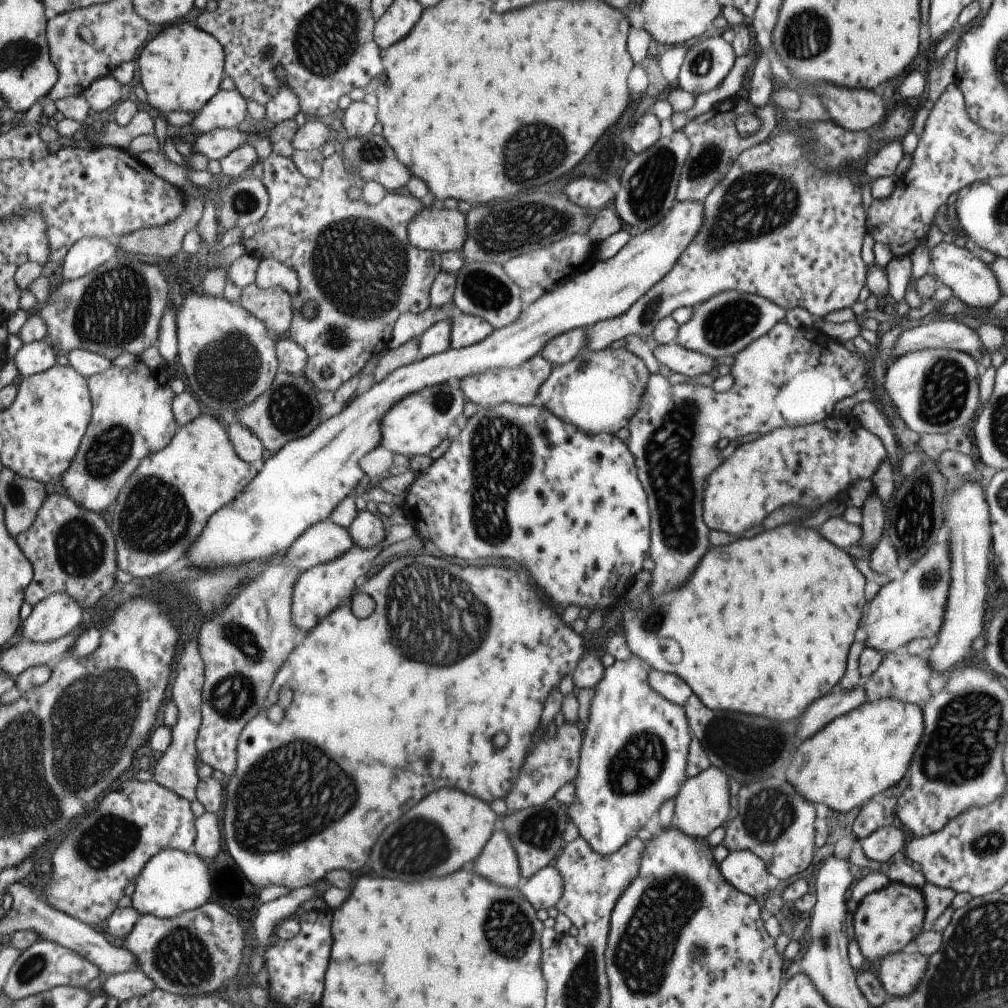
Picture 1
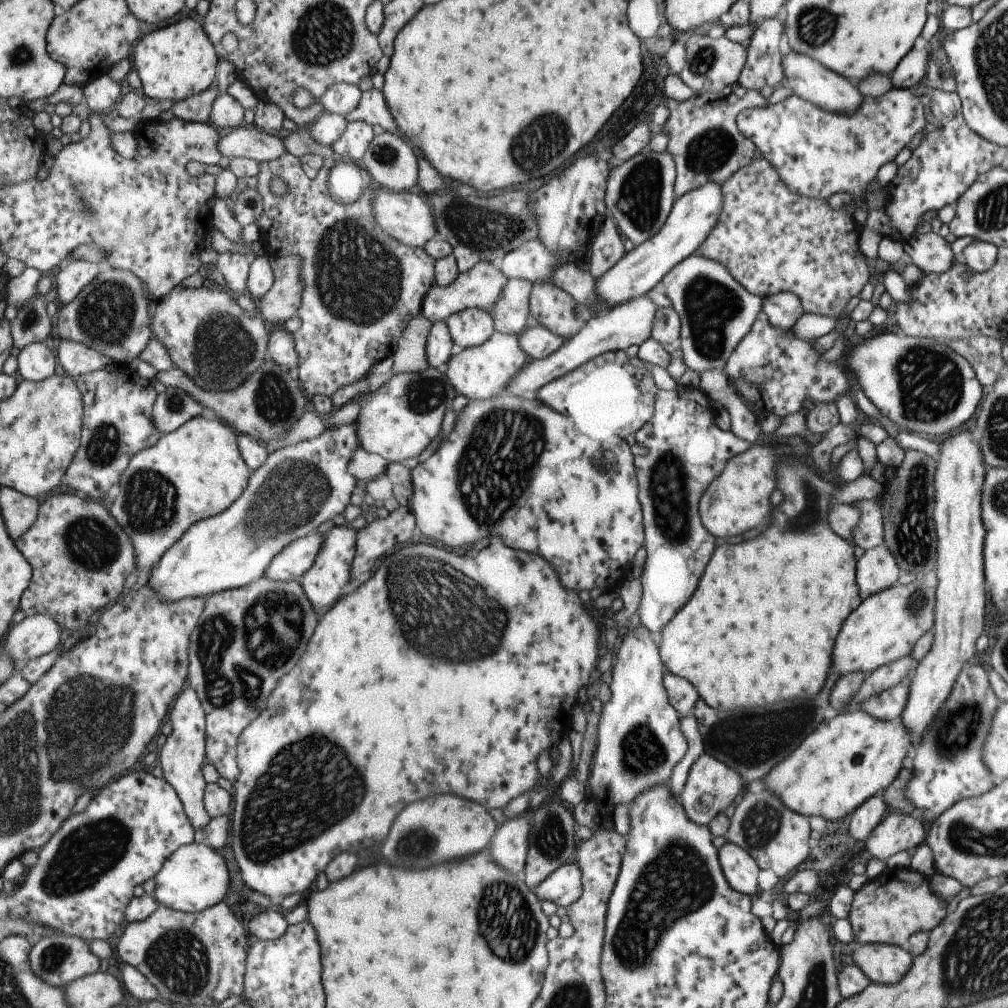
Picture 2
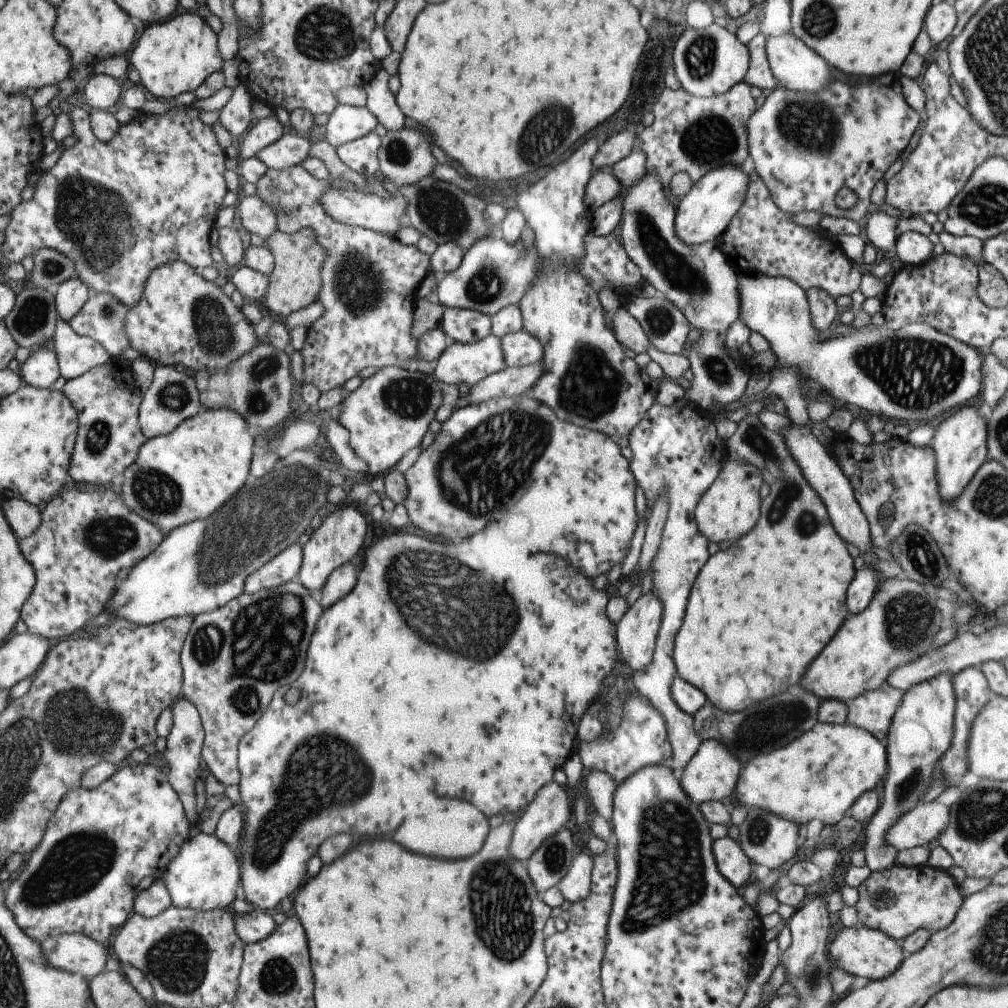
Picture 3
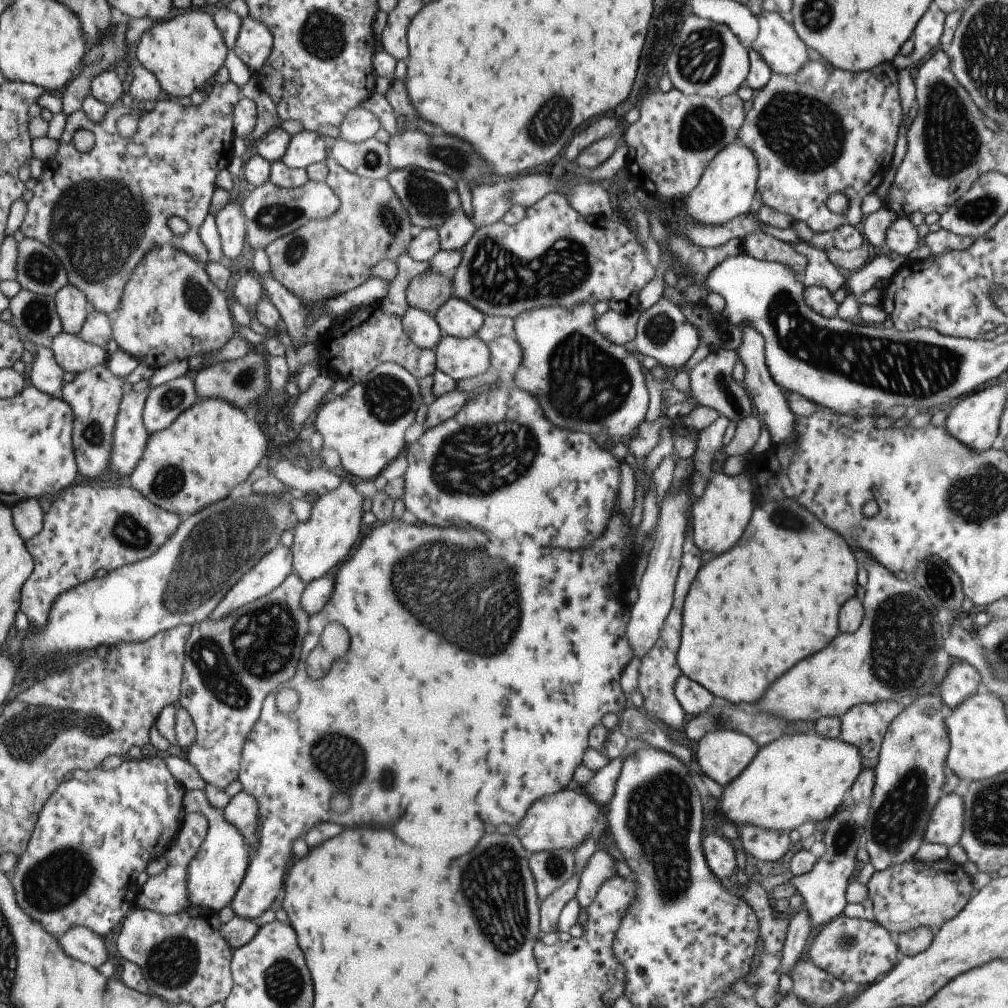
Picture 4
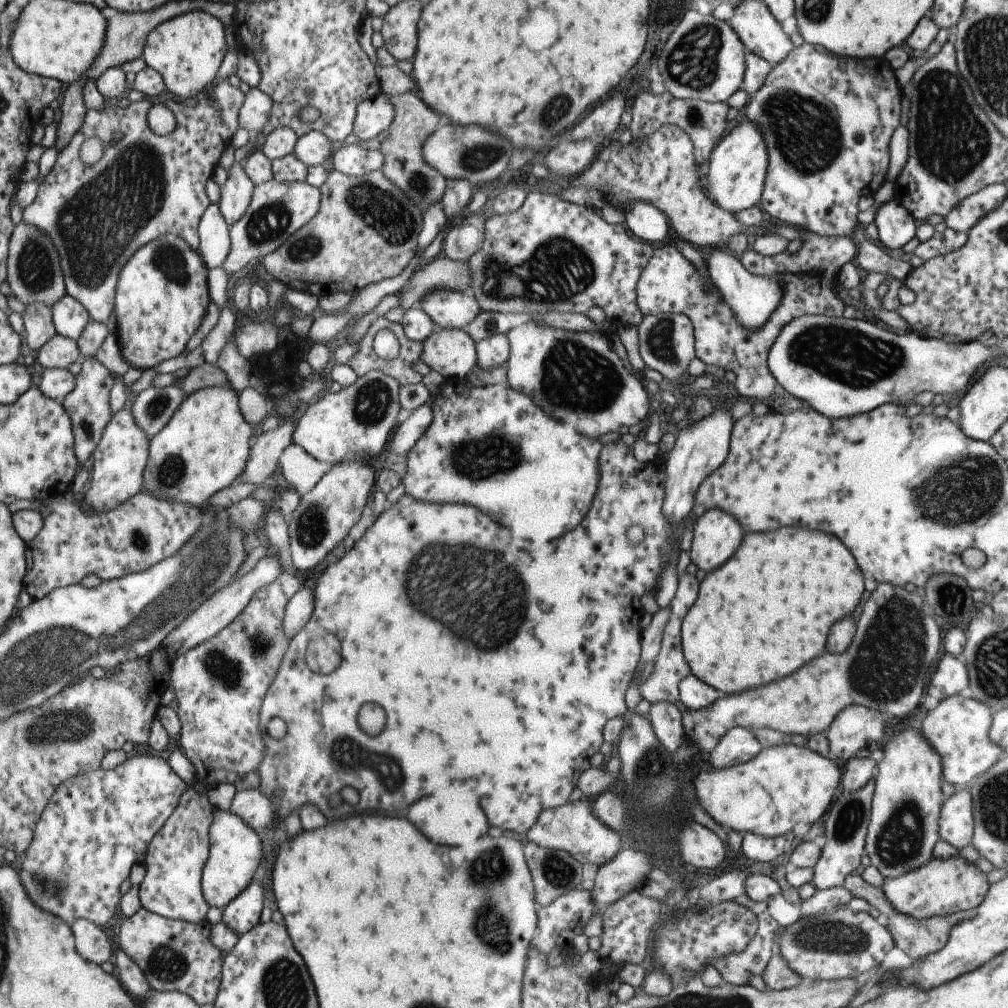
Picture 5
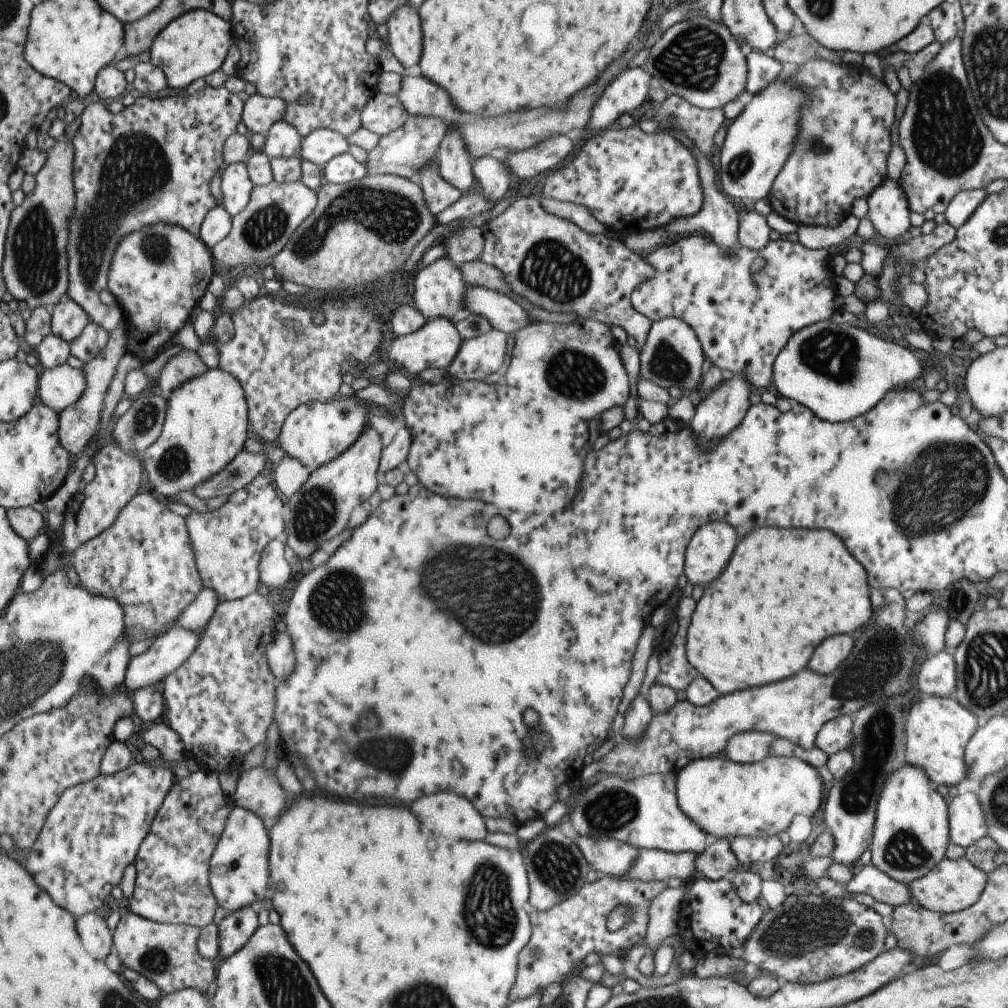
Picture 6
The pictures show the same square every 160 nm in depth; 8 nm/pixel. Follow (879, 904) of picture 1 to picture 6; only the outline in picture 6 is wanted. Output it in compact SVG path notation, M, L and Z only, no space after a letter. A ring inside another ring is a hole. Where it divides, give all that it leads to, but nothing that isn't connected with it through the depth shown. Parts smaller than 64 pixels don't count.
M941 859L925 876L908 884L911 902L917 903L928 911L952 913L971 906L982 893L987 875L973 864L960 859Z

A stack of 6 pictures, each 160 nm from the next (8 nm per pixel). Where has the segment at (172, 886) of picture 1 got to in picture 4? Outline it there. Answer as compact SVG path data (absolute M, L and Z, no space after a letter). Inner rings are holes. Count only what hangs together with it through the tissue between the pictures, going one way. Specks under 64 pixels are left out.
M204 788L185 791L184 805L188 811L204 813L208 822L199 852L188 862L188 904L216 913L231 902L243 880L249 862L249 847L240 832L224 819L222 810L208 803Z

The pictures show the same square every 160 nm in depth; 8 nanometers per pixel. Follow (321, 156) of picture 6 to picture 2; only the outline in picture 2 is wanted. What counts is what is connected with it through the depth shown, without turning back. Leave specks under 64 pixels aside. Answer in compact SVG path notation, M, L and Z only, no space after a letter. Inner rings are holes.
M242 124L225 136L222 134L217 141L217 150L228 159L241 157L258 163L274 161L287 153L281 138L258 131L251 124Z

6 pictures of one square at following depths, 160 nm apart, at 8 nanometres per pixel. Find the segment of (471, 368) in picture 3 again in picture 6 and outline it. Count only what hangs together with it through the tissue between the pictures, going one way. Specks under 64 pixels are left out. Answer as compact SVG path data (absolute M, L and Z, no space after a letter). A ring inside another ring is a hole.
M445 317L427 319L420 329L411 334L396 337L389 346L388 358L409 374L419 374L425 368L446 368L460 349L462 338L454 329L453 321Z

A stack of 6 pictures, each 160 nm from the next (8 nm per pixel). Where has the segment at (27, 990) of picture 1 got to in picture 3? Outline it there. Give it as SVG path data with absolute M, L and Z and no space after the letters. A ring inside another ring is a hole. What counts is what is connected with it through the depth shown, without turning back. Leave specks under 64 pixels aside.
M81 933L49 937L42 947L47 960L56 969L93 978L106 970L107 960L111 957L103 944Z

